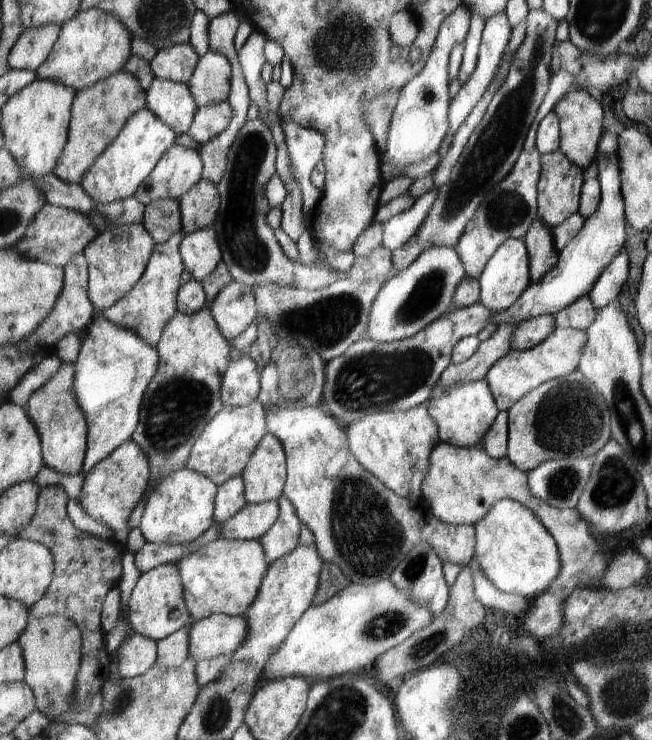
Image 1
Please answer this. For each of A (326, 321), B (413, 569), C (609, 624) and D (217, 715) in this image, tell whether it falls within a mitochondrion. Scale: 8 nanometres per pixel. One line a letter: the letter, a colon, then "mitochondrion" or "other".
A: mitochondrion
B: mitochondrion
C: other
D: mitochondrion

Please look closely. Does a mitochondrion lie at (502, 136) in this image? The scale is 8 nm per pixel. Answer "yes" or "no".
yes

